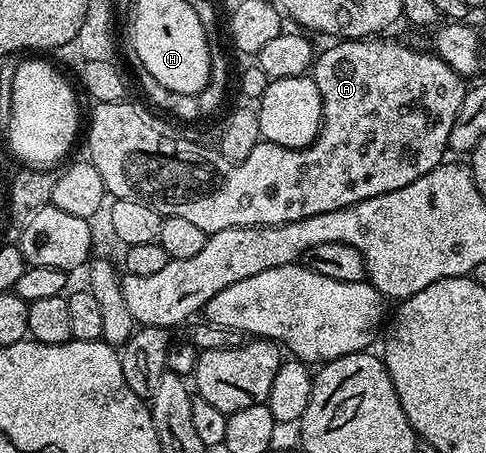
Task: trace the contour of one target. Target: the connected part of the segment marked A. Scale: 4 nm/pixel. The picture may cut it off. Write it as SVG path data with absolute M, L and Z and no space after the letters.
M389 37L337 40L316 55L311 76L323 100L321 131L311 145L301 150L262 140L247 160L235 163L224 158L220 149L212 150L173 134L172 128L164 126L148 105L126 100L115 104L98 102L92 107L88 161L99 172L102 187L108 193L110 190L114 199L134 198L154 206L162 215L184 216L203 228L206 235L236 226L287 224L407 188L407 184L419 180L419 176L427 176L427 172L446 161L451 128L461 111L467 82L444 58L432 52L424 54Z

